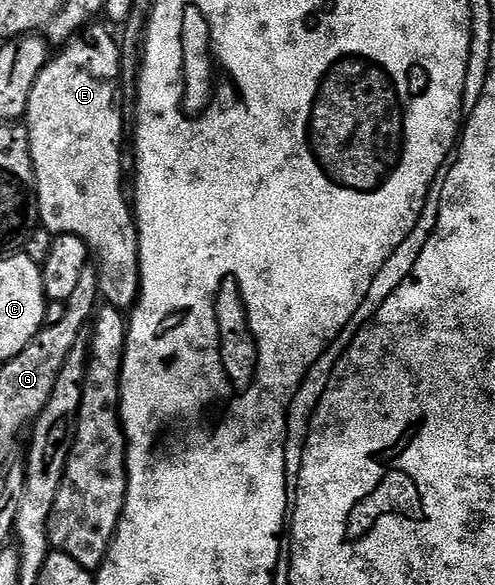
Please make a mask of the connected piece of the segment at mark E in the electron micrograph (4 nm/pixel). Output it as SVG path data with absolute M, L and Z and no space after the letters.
M92 24L66 42L62 51L48 60L47 66L37 75L37 83L33 83L33 95L29 95L29 107L25 124L31 140L31 166L35 168L35 191L37 194L37 217L42 228L48 229L53 235L72 233L87 243L93 264L99 275L99 292L105 298L106 304L127 311L139 298L139 229L135 225L132 206L123 198L123 153L119 144L123 141L123 100L125 94L122 87L123 68L121 67L121 45L118 40L111 38L111 33L101 26Z

